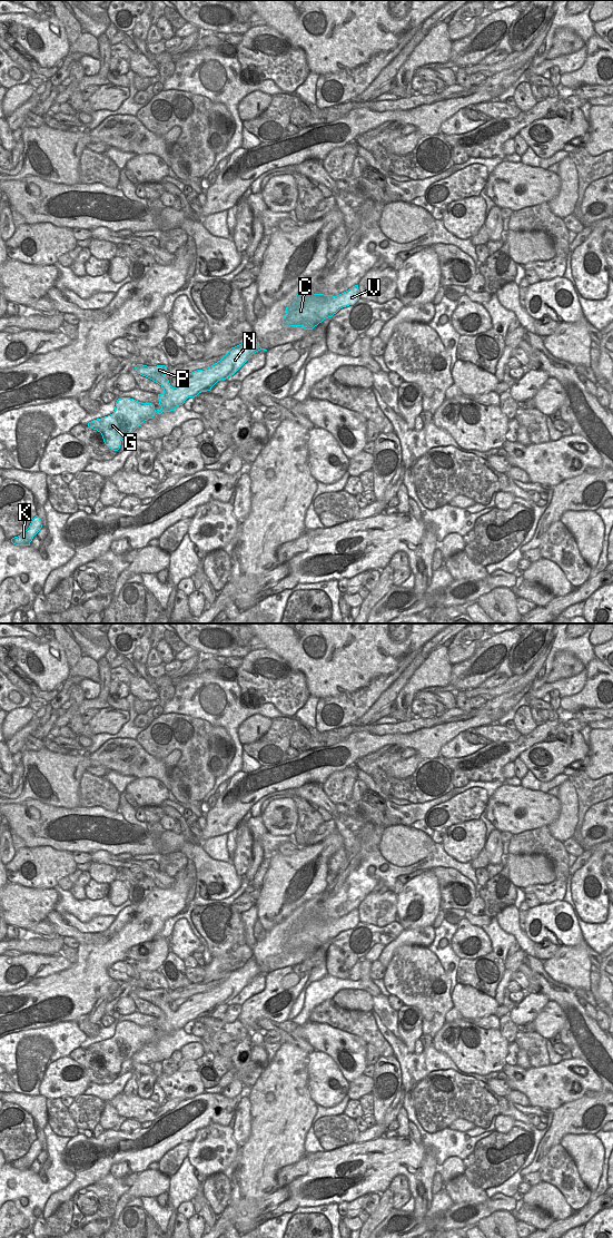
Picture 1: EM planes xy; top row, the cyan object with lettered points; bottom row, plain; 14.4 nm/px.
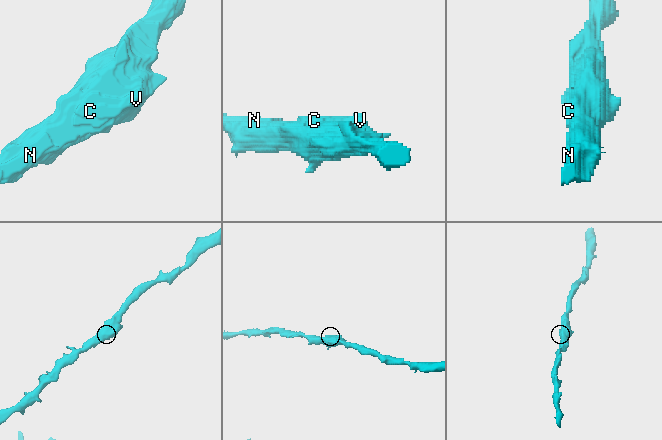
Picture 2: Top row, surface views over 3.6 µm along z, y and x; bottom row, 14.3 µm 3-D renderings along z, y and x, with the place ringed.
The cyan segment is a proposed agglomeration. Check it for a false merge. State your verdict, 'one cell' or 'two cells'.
one cell

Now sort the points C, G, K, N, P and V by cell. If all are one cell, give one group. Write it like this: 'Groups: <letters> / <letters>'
Groups: C G K N P V.

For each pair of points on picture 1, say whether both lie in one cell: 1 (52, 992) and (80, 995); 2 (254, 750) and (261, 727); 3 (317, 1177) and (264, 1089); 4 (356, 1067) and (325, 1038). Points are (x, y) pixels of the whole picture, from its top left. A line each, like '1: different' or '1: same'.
1: same
2: different
3: different
4: same

